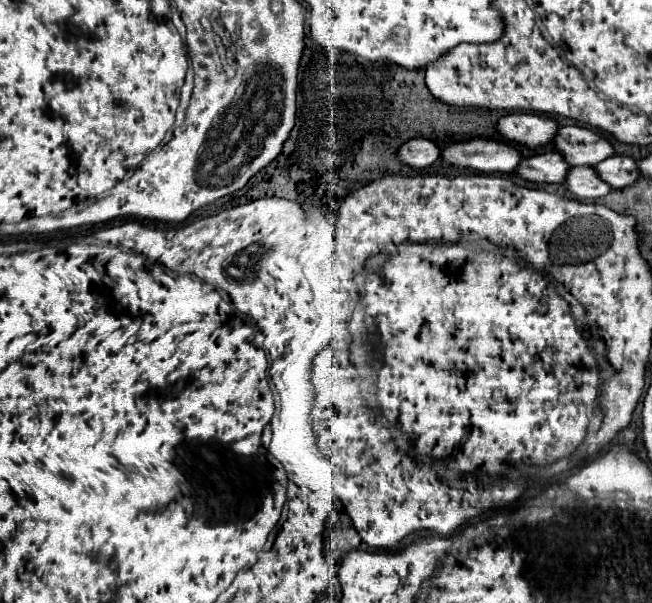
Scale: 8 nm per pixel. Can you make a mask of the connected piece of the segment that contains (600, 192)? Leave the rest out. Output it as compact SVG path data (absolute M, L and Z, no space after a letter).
M572 167L564 179L564 185L580 201L600 199L612 191L606 183L598 179L592 167Z

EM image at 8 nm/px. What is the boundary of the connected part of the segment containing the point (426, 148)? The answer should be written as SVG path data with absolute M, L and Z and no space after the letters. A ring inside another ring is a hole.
M424 137L406 141L398 149L398 155L396 155L396 159L402 165L406 165L406 167L410 167L414 171L420 171L420 169L430 167L438 157L440 157L440 147L434 141L424 139Z

